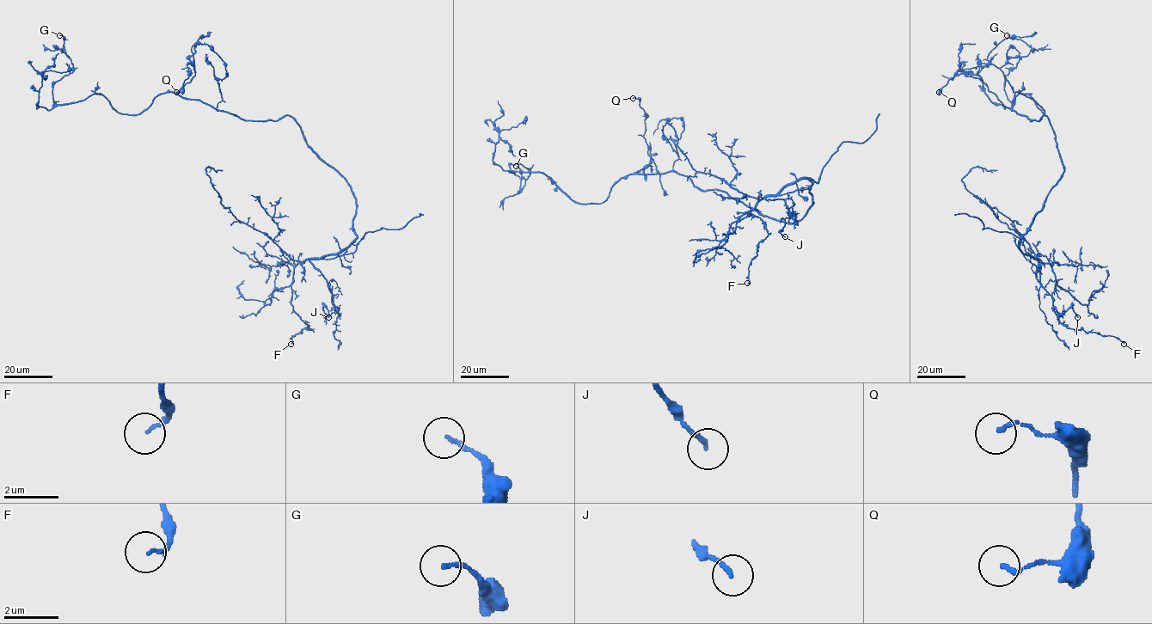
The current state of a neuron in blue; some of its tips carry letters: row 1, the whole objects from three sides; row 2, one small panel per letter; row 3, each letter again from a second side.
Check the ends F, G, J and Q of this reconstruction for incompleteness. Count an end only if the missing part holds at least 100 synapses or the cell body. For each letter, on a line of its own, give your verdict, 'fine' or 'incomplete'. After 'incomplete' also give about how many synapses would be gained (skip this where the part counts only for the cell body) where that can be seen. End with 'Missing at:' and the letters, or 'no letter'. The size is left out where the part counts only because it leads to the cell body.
F: fine
G: fine
J: fine
Q: fine
Missing at: no letter

